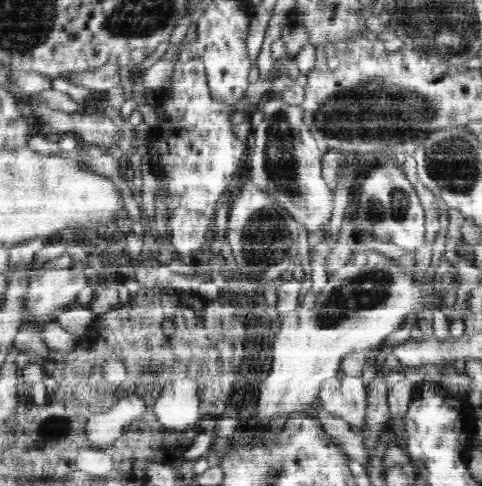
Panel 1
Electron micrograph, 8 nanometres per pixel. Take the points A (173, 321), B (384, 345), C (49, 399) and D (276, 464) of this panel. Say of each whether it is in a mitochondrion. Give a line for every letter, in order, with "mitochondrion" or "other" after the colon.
A: other
B: other
C: other
D: mitochondrion

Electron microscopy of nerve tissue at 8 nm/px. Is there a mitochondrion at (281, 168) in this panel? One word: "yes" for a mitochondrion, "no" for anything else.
yes

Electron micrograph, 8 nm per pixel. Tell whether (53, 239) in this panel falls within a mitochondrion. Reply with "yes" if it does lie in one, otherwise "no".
no

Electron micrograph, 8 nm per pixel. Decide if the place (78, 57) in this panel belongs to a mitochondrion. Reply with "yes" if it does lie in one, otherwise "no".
no

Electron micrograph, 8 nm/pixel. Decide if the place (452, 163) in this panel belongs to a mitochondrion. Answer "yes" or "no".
yes

